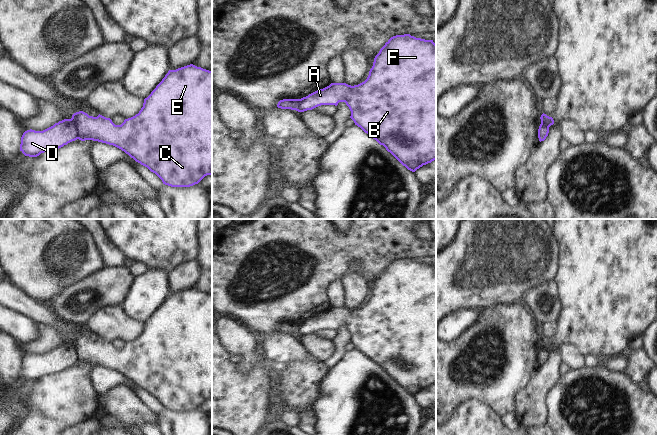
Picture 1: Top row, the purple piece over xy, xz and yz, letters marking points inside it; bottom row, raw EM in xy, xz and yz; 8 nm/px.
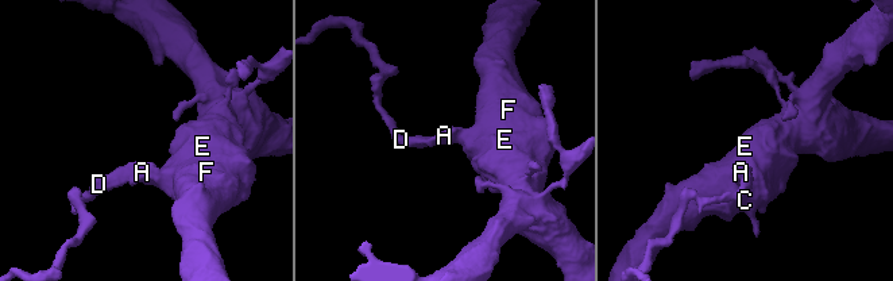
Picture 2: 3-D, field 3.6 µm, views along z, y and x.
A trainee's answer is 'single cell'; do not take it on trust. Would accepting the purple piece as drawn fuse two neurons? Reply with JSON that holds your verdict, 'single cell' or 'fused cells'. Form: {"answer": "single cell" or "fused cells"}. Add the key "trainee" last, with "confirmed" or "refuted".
{"answer": "fused cells", "trainee": "refuted"}

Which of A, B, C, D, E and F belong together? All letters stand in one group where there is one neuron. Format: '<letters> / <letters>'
A B C E F / D

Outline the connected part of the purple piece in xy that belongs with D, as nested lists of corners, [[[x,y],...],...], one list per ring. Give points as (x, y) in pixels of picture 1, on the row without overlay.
[[[64,343],[43,354],[27,354],[21,361],[20,375],[29,381],[59,373],[78,363],[78,354],[72,343]]]

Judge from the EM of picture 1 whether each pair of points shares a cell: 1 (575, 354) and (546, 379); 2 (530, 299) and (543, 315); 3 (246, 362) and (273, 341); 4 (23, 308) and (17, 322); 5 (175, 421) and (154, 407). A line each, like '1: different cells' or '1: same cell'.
1: different cells
2: same cell
3: different cells
4: different cells
5: different cells

